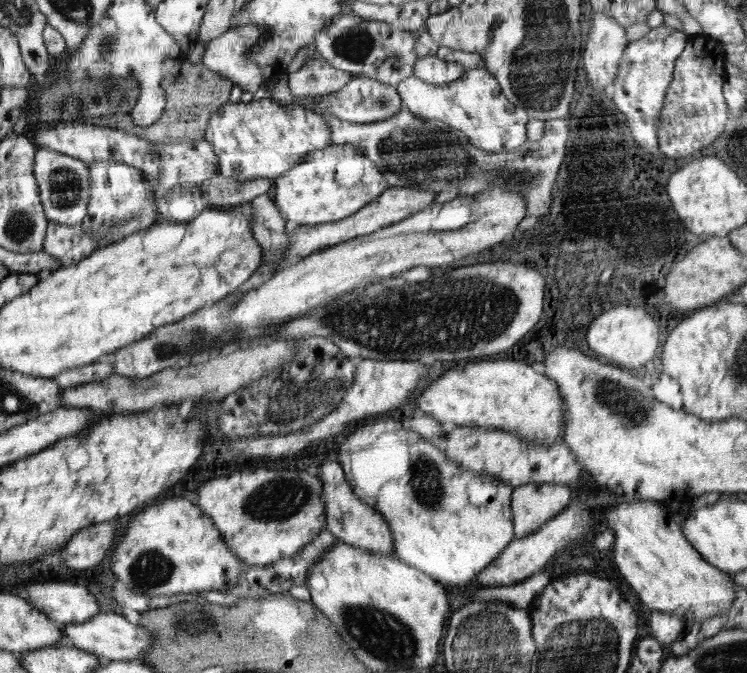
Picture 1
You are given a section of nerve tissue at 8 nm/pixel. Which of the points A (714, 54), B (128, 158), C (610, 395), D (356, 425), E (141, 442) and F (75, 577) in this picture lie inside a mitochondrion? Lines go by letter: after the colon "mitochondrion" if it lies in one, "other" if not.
A: other
B: other
C: mitochondrion
D: other
E: other
F: other

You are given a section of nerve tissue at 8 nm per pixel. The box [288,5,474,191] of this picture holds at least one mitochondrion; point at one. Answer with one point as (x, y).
(354, 45)

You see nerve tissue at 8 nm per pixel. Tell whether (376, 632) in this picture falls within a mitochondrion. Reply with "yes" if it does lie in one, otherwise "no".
yes

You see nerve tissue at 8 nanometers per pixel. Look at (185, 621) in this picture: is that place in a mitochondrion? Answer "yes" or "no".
yes

